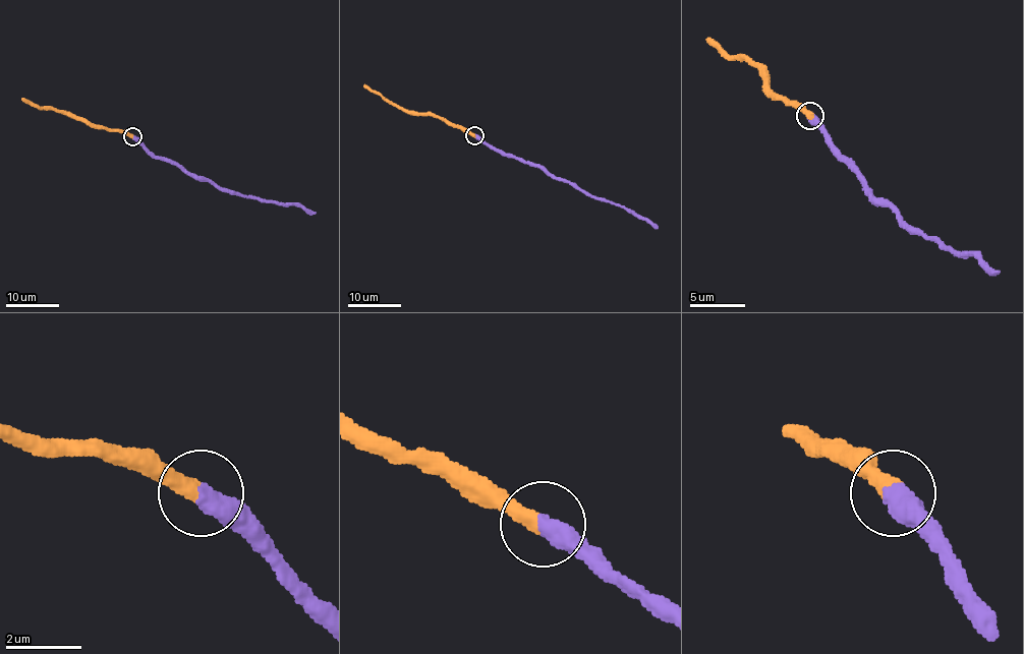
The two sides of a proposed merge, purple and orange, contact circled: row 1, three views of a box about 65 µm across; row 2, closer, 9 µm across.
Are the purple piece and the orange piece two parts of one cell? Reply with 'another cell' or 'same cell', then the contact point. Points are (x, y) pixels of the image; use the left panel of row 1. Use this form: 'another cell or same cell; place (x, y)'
another cell; place (132, 136)

